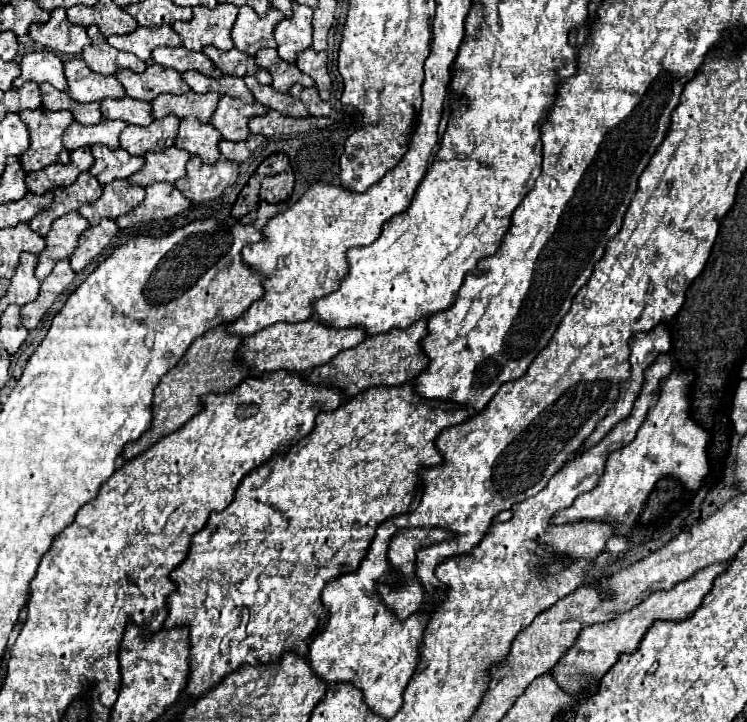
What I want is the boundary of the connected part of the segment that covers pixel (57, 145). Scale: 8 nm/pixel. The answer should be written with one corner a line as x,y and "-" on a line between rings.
23,110
21,120
29,126
31,146
21,156
21,164
27,172
41,170
49,164
69,164
69,152
65,150
61,138
65,128
73,122
69,110

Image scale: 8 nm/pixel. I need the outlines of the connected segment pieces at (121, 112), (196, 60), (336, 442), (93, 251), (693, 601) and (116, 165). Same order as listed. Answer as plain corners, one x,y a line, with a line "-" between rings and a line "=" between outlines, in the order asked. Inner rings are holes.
129,96
121,100
101,100
101,112
105,120
125,120
137,126
149,126
153,122
151,104
=
183,46
177,48
157,48
153,50
153,62
161,64
165,68
173,68
177,72
185,70
197,70
205,76
211,78
221,78
223,72
213,66
213,62
203,54
203,52
193,52
193,50
183,50
=
403,384
403,386
377,386
377,388
369,388
367,392
359,394
357,398
341,404
337,410
331,412
321,412
315,420
315,428
313,432
303,438
301,442
297,442
285,456
273,456
269,462
261,464
257,470
253,470
249,476
243,478
243,482
239,484
237,492
235,492
235,500
223,510
223,512
213,512
207,526
197,532
193,536
191,542
191,550
187,554
187,558
181,562
181,566
177,566
171,574
173,582
177,582
177,592
173,592
167,600
167,608
169,608
169,616
165,620
165,628
175,628
175,626
187,626
189,628
189,646
191,646
191,656
189,656
189,664
191,664
191,674
189,674
189,684
185,694
187,696
195,696
199,698
201,694
205,694
207,690
211,690
213,686
217,686
227,674
235,672
241,664
267,664
267,662
277,662
281,658
283,652
293,650
297,654
307,656
309,652
309,642
313,642
313,638
319,634
319,626
325,620
325,608
321,604
321,590
323,586
337,578
339,574
345,572
353,572
357,570
359,562
365,558
369,544
375,536
375,530
381,522
385,522
385,518
393,518
399,514
407,514
415,508
413,500
415,494
419,490
419,470
421,468
429,468
429,466
437,466
441,460
439,450
435,448
435,438
441,434
443,428
449,428
453,424
461,424
467,418
471,418
475,412
469,408
455,408
455,404
451,402
439,402
439,400
427,400
421,398
419,394
413,392
411,384
-
247,606
251,612
249,624
247,624
247,638
243,642
231,642
229,644
229,652
221,654
221,642
225,638
225,634
229,634
231,630
235,630
241,622
239,616
239,608
=
105,218
103,222
99,222
97,226
91,226
89,230
85,230
79,238
79,246
71,256
71,266
75,272
81,272
109,242
111,238
119,232
119,228
115,226
113,220
=
721,562
721,564
707,566
707,568
699,570
697,574
693,574
693,578
687,578
687,582
679,582
671,590
653,592
639,606
619,614
617,618
613,618
609,622
603,622
603,624
593,624
589,628
583,628
579,632
577,642
567,650
567,654
551,670
557,684
563,686
563,690
569,690
569,694
577,694
577,692
583,690
583,686
587,686
587,682
599,680
619,660
621,654
631,654
631,652
635,652
639,648
639,642
643,640
645,632
653,626
653,622
657,622
657,620
679,622
679,620
685,620
687,616
691,616
701,606
703,596
711,590
713,580
719,574
723,574
727,570
727,566
729,566
729,562
727,564
=
93,144
91,146
93,156
95,156
95,164
89,170
99,184
109,184
115,178
129,178
129,174
141,170
141,166
145,164
141,156
131,156
125,150
109,150
107,146
101,144

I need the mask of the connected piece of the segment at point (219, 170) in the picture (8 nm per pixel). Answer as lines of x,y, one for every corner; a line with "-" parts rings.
191,156
187,176
177,180
175,186
193,202
219,198
227,186
237,180
237,162
221,158
215,164
205,164
201,158

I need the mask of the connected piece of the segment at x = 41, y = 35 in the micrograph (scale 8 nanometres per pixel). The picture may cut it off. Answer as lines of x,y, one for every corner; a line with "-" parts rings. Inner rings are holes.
63,8
53,10
49,22
29,26
29,36
41,46
65,54
81,54
81,50
91,42
83,26
69,24

